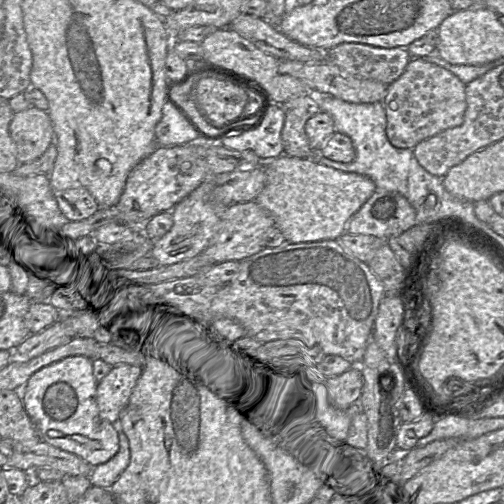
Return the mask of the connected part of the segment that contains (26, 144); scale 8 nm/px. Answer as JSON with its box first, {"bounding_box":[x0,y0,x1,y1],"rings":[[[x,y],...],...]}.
{"bounding_box":[9,106,54,164],"rings":[[[35,106],[14,113],[9,131],[16,145],[20,164],[30,163],[41,157],[54,140],[53,124],[48,112]]]}

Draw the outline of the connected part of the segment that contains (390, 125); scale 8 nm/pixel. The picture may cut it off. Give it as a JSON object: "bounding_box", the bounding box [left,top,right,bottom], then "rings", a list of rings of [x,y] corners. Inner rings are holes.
{"bounding_box":[382,57,467,149],"rings":[[[413,57],[403,74],[388,86],[382,102],[386,113],[386,136],[391,145],[413,149],[423,140],[460,126],[467,108],[465,88],[466,85],[445,68]]]}

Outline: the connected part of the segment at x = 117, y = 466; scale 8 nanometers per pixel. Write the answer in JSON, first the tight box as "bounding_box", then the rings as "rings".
{"bounding_box":[90,426,130,489],"rings":[[[117,426],[119,450],[107,462],[93,467],[90,474],[92,485],[110,489],[130,462],[129,440],[122,429]]]}

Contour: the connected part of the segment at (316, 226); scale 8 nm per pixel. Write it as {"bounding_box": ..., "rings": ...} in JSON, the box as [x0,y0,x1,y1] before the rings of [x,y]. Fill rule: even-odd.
{"bounding_box":[255,154,375,243],"rings":[[[285,154],[263,161],[266,184],[255,202],[273,218],[275,227],[289,243],[309,243],[337,240],[346,230],[349,220],[375,193],[375,183],[356,173],[345,173]]]}

